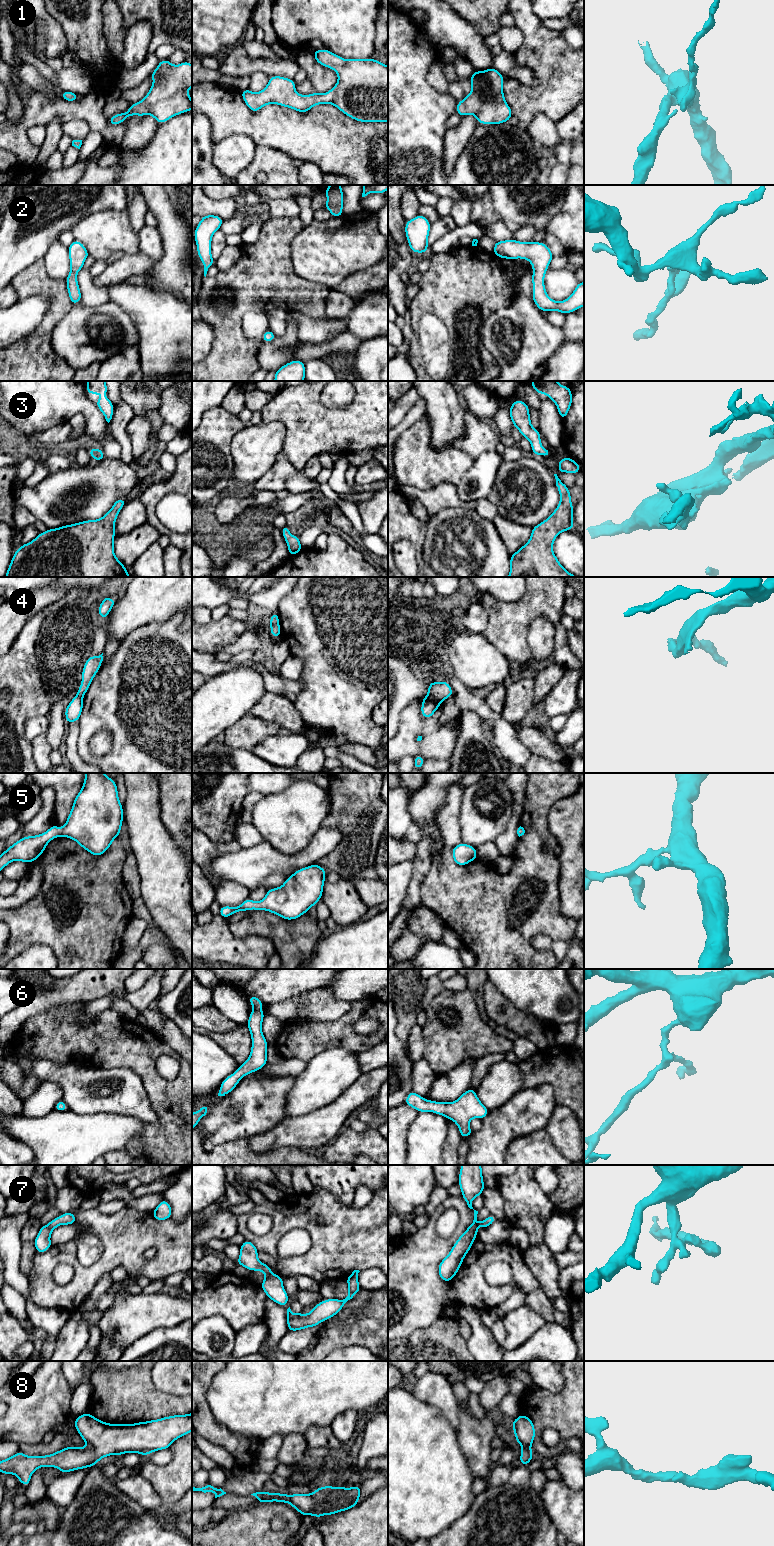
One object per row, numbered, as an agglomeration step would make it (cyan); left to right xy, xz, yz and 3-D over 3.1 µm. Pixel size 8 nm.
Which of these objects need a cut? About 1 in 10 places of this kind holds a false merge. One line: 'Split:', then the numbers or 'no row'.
Split: no row

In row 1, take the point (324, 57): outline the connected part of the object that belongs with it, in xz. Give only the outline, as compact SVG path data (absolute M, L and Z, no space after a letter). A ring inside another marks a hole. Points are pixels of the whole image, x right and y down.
M328 49L313 50L317 63L333 69L338 75L336 85L326 93L298 94L293 79L271 76L267 86L260 92L249 89L241 91L242 98L252 112L259 111L268 104L277 104L306 113L318 104L332 104L342 113L358 122L388 122L388 66L371 57L366 59L344 59Z

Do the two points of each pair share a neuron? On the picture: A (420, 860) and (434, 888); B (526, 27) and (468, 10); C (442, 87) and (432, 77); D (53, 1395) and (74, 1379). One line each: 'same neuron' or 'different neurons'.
A: different neurons
B: different neurons
C: same neuron
D: different neurons

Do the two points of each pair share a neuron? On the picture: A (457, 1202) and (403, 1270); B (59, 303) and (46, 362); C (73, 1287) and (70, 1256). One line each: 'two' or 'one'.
A: one
B: one
C: one

